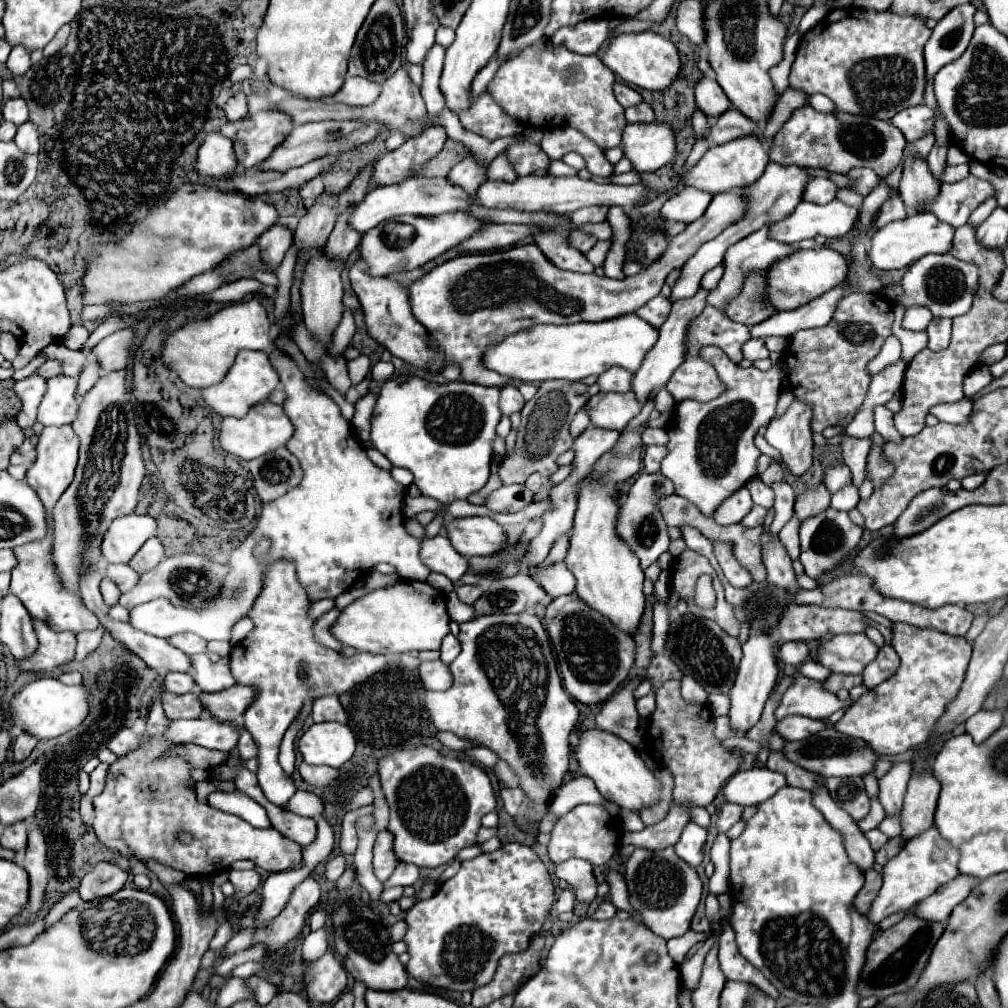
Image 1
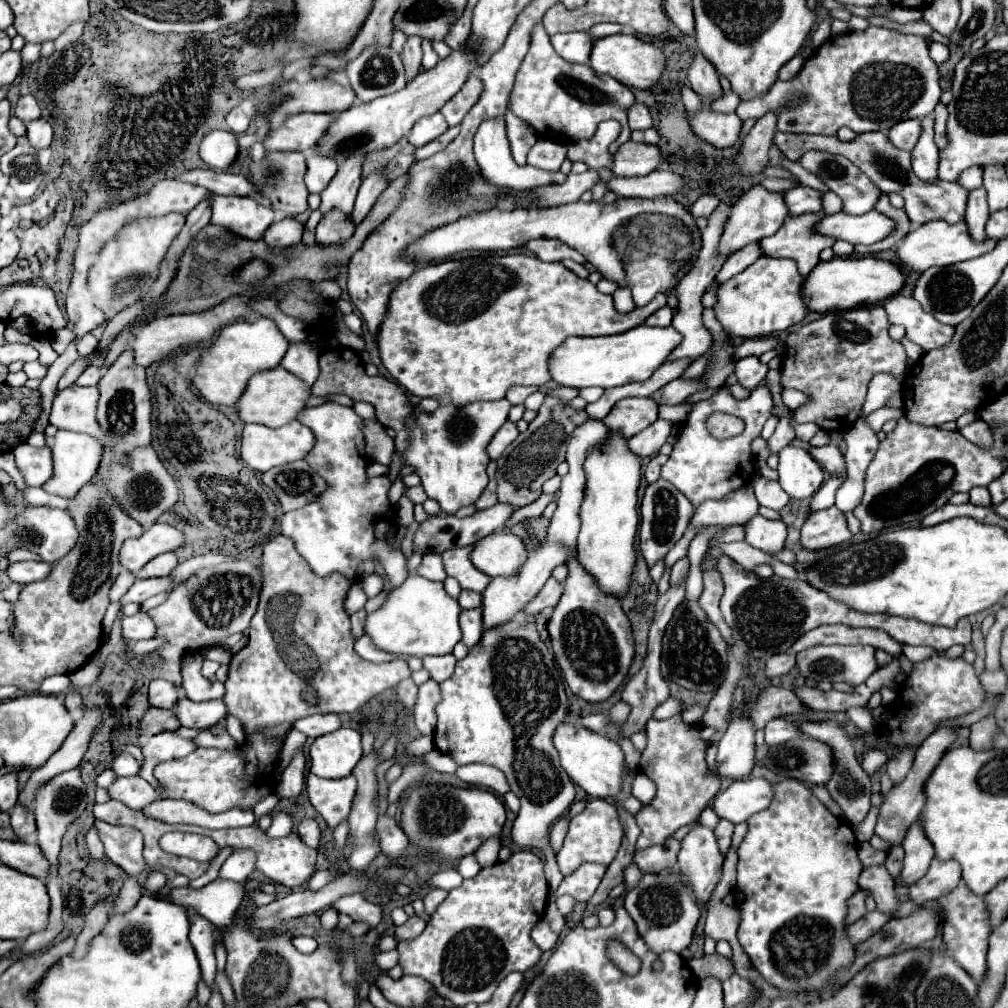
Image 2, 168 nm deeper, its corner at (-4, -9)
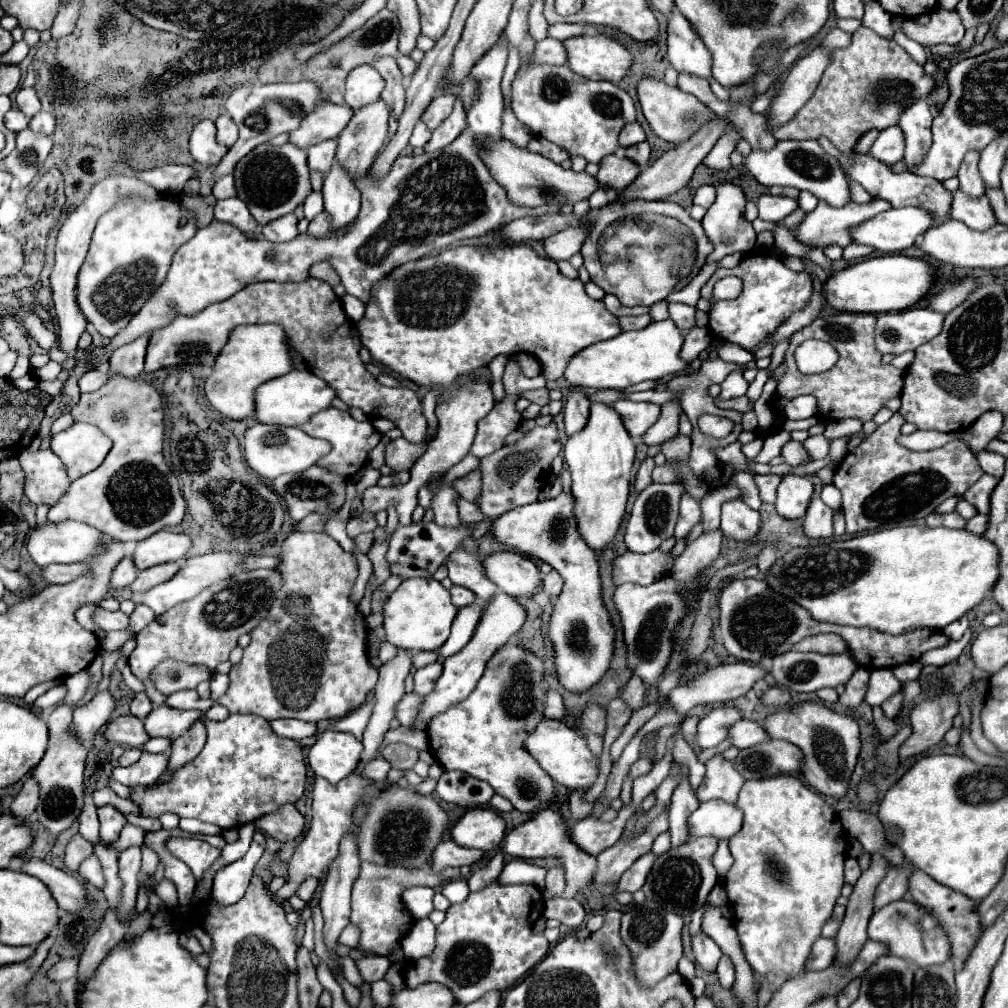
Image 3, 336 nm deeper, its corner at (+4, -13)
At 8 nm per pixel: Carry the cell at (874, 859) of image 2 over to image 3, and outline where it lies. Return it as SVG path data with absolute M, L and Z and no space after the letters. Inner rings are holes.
M846 858L846 882L854 886L856 880L860 878L860 874L862 874L862 870L858 866L858 860L856 858Z

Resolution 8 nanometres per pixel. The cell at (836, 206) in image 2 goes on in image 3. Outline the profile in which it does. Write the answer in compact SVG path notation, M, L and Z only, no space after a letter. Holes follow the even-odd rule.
M800 192L800 196L798 196L798 204L804 212L812 212L818 206L818 202L820 200L816 200L816 196L812 196L810 192Z

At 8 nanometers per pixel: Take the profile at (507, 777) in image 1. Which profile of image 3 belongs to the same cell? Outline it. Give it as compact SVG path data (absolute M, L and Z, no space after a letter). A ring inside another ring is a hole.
M446 770L438 780L436 794L446 802L472 808L472 806L486 806L494 796L494 790L490 784L484 784L484 780L476 780L464 772Z

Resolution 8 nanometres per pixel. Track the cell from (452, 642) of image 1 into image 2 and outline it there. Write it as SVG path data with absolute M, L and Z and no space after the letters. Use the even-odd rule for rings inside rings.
M452 654L424 658L424 668L430 672L430 678L438 684L448 680L454 674L454 666L456 666L456 658Z

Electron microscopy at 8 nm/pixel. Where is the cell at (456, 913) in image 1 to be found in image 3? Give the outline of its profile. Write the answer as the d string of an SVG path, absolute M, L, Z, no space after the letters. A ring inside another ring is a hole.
M498 880L490 882L478 892L470 892L462 904L452 904L446 910L446 920L436 928L436 948L430 956L414 960L408 968L404 964L404 982L408 988L416 988L426 982L444 984L456 998L458 1004L466 1006L476 1002L490 990L504 990L516 984L524 974L528 974L548 952L548 940L538 938L532 928L534 922L542 916L544 896L532 884L500 884Z

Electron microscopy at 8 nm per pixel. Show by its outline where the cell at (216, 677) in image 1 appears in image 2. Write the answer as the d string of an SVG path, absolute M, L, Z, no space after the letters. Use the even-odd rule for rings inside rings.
M198 652L188 654L182 662L182 688L186 692L186 698L196 702L222 698L224 684L210 682L208 678L200 676L200 664L202 664L202 656Z

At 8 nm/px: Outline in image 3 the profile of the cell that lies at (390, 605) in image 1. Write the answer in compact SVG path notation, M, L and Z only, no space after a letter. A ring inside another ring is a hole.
M414 578L404 580L388 598L384 606L384 632L386 640L396 648L414 652L414 650L428 650L436 652L448 640L450 624L456 616L458 608L452 604L450 592L436 582L434 578Z

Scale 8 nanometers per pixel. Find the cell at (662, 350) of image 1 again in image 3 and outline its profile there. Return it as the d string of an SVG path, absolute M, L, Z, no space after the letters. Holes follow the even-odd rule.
M720 184L716 188L716 202L708 208L706 216L702 218L702 228L704 228L706 236L710 238L710 242L714 244L714 250L706 256L706 264L720 262L728 254L748 252L748 250L754 248L756 232L754 232L752 224L744 218L744 204L746 204L746 196L742 194L742 190L738 186L734 186L734 184Z

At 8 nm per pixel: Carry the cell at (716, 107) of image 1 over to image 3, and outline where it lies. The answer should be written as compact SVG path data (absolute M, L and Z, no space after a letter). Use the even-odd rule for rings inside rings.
M678 10L668 16L668 58L678 74L692 74L706 80L712 76L710 52Z

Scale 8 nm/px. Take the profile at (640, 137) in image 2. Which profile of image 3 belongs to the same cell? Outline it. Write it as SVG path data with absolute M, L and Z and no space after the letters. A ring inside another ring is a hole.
M646 142L628 146L628 148L624 150L624 156L628 156L628 158L634 160L634 162L638 162L640 166L644 166L644 164L648 162L648 158L650 158L650 146L648 146Z

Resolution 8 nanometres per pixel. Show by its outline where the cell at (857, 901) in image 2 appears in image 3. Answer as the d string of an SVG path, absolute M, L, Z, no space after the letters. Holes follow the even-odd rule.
M834 906L834 912L832 912L832 918L824 924L822 928L822 936L824 938L834 938L840 924L842 924L842 918L844 918L844 906Z

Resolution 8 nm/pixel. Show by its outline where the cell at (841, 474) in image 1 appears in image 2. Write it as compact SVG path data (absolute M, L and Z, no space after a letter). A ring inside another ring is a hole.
M828 444L828 446L822 446L822 448L810 448L810 456L824 468L832 474L832 476L840 476L846 472L844 468L844 456L838 452L836 446Z

